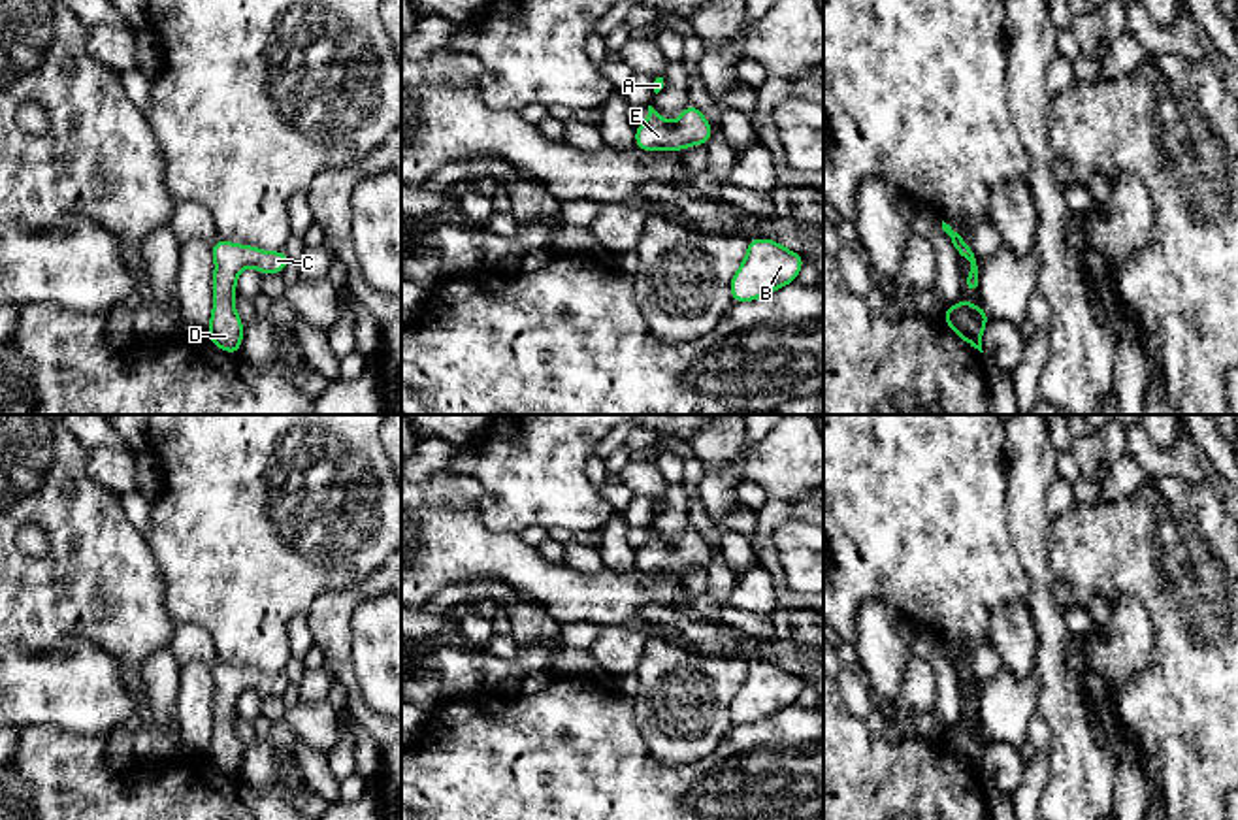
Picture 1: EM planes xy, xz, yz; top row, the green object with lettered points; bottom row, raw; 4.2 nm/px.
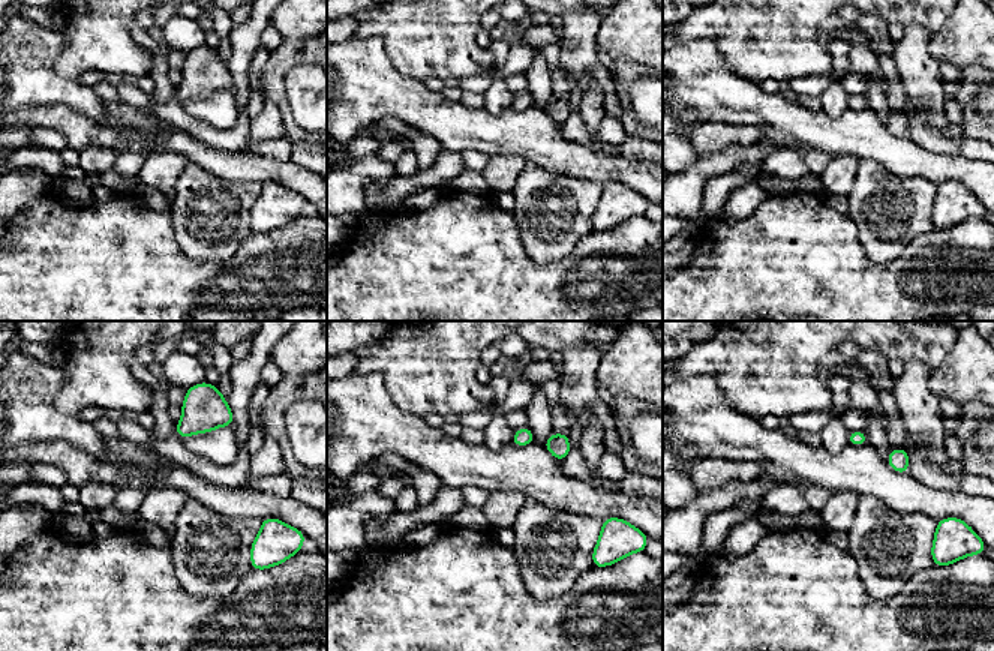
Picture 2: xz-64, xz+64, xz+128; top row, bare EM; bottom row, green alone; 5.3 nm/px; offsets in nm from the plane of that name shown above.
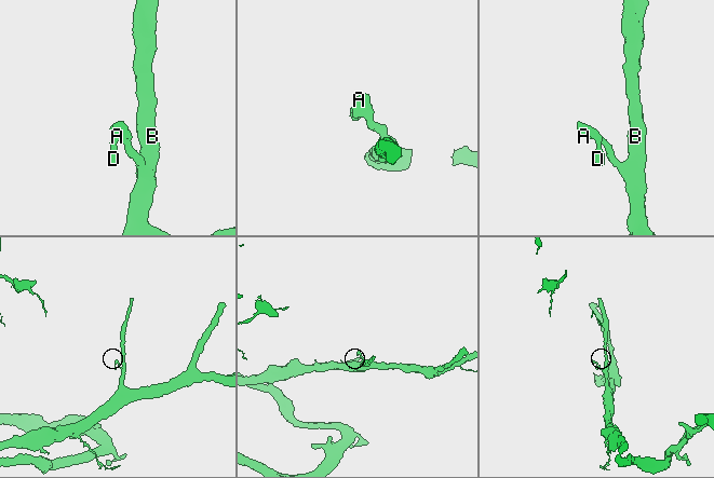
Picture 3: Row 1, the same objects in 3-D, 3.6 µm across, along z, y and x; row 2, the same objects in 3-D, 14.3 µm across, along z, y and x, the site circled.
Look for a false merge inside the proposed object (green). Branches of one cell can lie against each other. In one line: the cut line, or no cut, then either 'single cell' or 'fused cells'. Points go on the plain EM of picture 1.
no cut | single cell

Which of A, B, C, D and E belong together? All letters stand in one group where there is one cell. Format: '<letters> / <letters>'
A B C D E

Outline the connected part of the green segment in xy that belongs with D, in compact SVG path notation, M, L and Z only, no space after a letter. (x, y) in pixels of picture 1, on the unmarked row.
M222 660L211 667L211 677L215 681L215 724L205 756L217 767L217 771L230 777L239 777L245 752L243 743L234 730L234 722L237 718L236 703L239 694L252 688L262 697L283 696L290 684L290 679L285 671L266 675L260 669L237 667Z

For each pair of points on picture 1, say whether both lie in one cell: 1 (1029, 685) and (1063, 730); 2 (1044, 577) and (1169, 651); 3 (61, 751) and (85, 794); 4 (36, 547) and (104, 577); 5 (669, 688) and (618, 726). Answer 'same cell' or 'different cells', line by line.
1: different cells
2: different cells
3: same cell
4: different cells
5: different cells

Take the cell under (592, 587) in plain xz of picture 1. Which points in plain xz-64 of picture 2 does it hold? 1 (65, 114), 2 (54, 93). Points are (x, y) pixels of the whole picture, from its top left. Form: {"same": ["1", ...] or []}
{"same": ["2"]}

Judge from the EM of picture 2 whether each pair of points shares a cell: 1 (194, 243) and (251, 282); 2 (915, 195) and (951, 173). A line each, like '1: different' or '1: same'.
1: different
2: different

